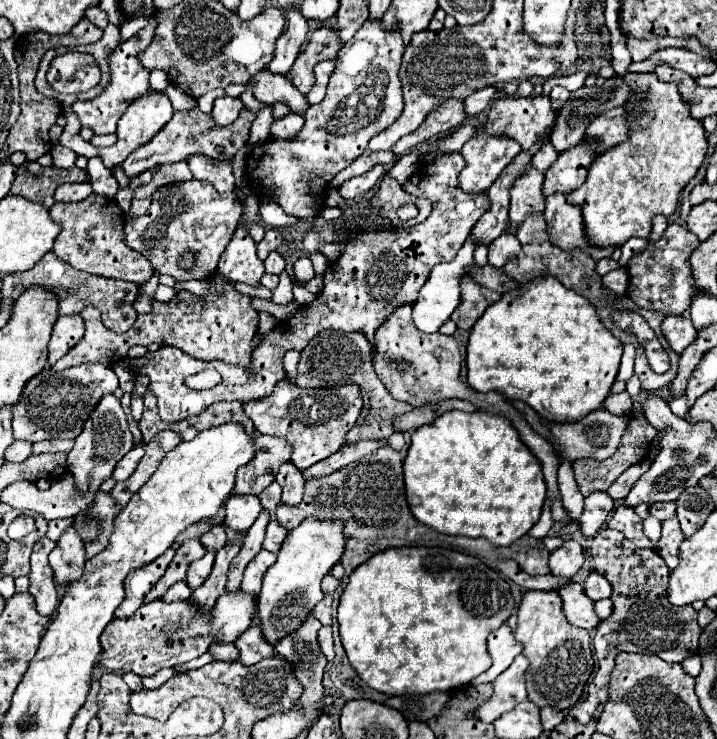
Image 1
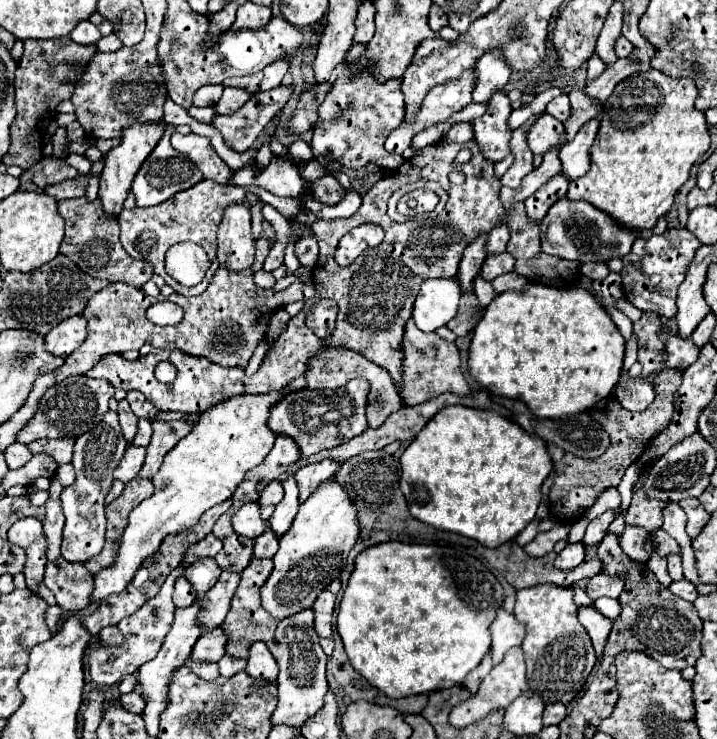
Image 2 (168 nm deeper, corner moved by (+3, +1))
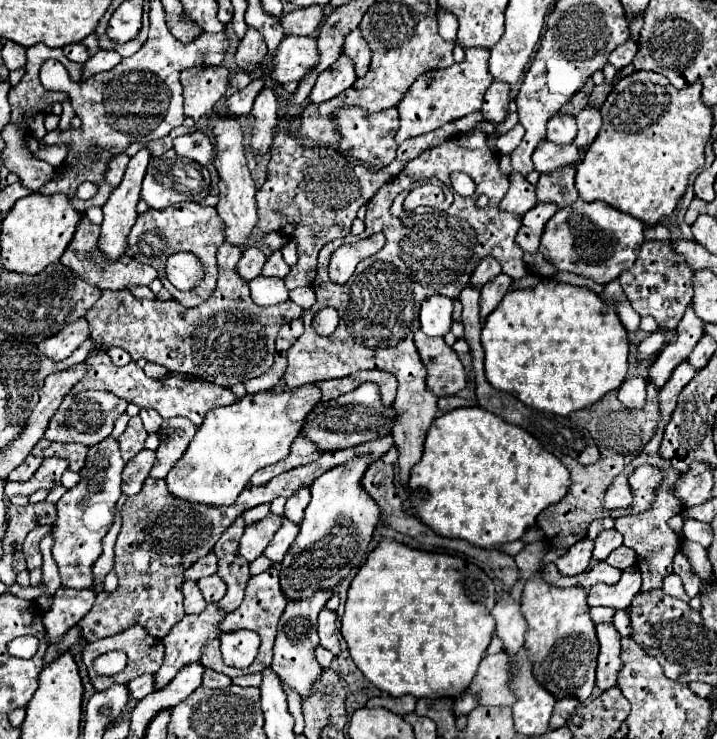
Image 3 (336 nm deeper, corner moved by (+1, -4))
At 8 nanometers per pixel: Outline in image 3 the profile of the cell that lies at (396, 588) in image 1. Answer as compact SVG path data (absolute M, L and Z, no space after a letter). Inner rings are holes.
M382 540L370 554L368 560L362 564L362 568L358 570L358 574L354 576L350 588L348 588L348 600L346 600L346 608L344 608L344 616L342 616L342 636L348 644L350 656L354 660L354 664L362 670L362 674L382 692L388 692L392 696L404 696L404 694L412 694L416 698L460 698L462 692L466 692L466 688L470 686L470 680L474 678L478 664L492 640L492 632L494 632L494 618L492 618L492 608L496 604L496 592L494 592L494 584L492 580L486 576L486 572L482 568L478 568L476 564L470 564L462 558L450 556L450 554L436 554L436 552L422 552L416 548L410 548L406 544L400 544L396 540Z

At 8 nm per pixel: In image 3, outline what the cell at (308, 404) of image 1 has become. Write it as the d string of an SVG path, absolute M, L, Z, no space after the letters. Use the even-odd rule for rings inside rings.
M366 382L358 386L354 392L348 392L334 402L318 404L318 408L314 408L314 412L310 412L310 416L306 418L304 436L314 440L324 452L342 450L388 436L394 428L394 420L396 420L394 406L384 406L378 386Z

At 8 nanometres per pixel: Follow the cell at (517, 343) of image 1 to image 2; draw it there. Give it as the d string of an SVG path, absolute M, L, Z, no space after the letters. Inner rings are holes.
M526 283L522 291L500 293L484 309L482 319L474 327L468 351L468 371L486 391L520 399L538 417L562 419L582 413L606 399L620 377L624 359L624 339L610 315L596 303L596 299L580 287L550 287Z

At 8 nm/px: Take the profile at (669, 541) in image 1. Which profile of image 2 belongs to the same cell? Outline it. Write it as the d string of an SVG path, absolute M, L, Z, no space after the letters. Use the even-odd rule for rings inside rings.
M674 553L674 555L668 555L666 559L668 559L668 573L670 573L672 581L680 581L680 579L684 579L684 575L682 575L682 559L680 559L680 555Z

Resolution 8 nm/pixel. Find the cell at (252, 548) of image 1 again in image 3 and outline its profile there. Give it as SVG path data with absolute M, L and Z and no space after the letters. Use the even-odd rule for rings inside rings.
M212 602L206 606L206 610L202 614L190 614L190 616L184 616L178 624L174 624L174 628L166 634L166 638L162 638L162 644L164 644L164 662L160 666L160 670L154 674L154 682L156 682L156 688L162 690L164 686L168 686L174 676L188 664L194 664L200 660L200 654L202 654L202 648L204 644L214 638L214 636L220 636L218 632L218 624L222 622L222 612L218 612L216 608L218 604Z

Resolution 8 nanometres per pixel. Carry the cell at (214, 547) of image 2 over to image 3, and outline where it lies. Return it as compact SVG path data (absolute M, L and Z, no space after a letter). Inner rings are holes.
M210 552L208 556L204 556L204 558L198 560L196 564L192 564L192 566L184 572L184 578L198 582L198 580L204 578L204 576L212 576L212 574L216 574L216 562L218 562L218 558L214 556L214 552Z

